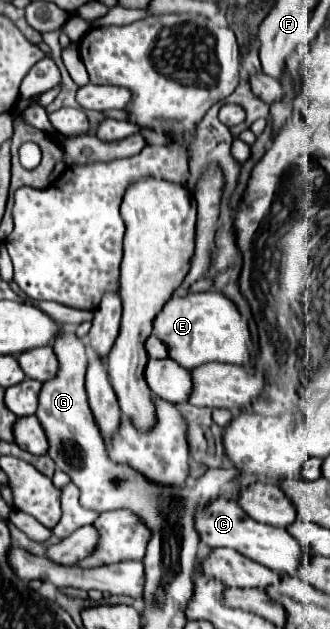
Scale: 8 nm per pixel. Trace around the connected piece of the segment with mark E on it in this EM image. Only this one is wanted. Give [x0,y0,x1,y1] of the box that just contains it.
[153,292,249,370]

